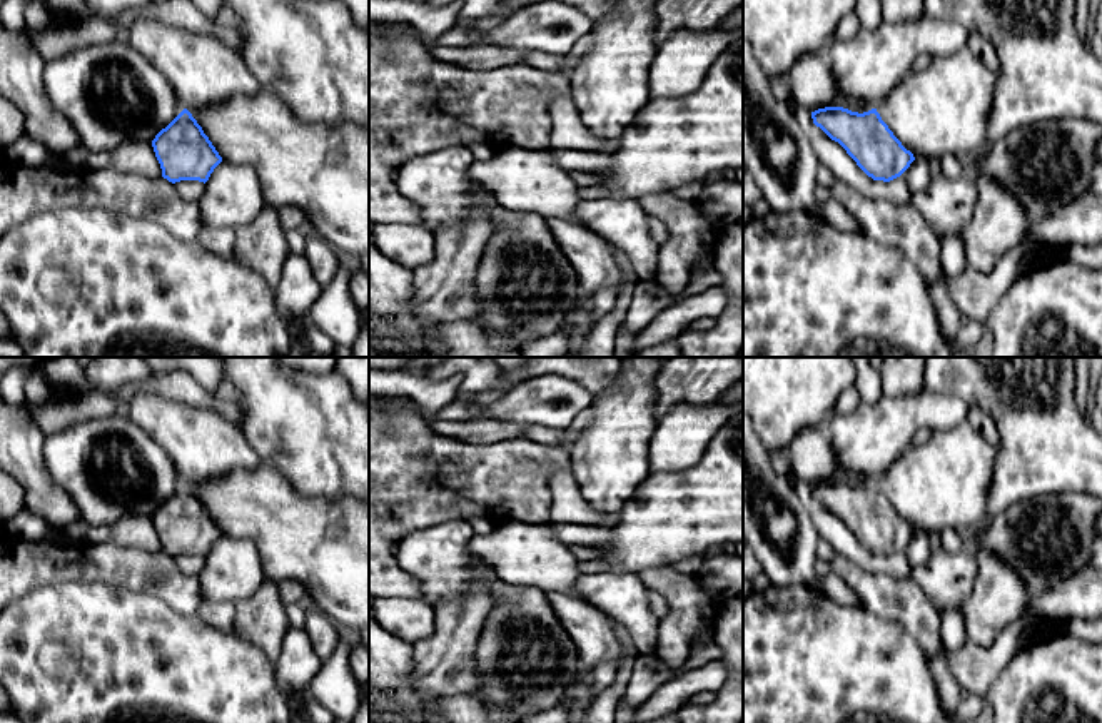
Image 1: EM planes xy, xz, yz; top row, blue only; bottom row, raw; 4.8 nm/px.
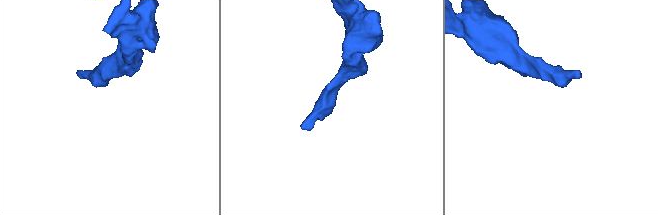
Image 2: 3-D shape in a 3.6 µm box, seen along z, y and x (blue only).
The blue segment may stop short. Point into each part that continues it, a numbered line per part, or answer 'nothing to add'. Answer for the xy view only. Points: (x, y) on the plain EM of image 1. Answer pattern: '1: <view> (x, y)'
1: xy (24, 565)

